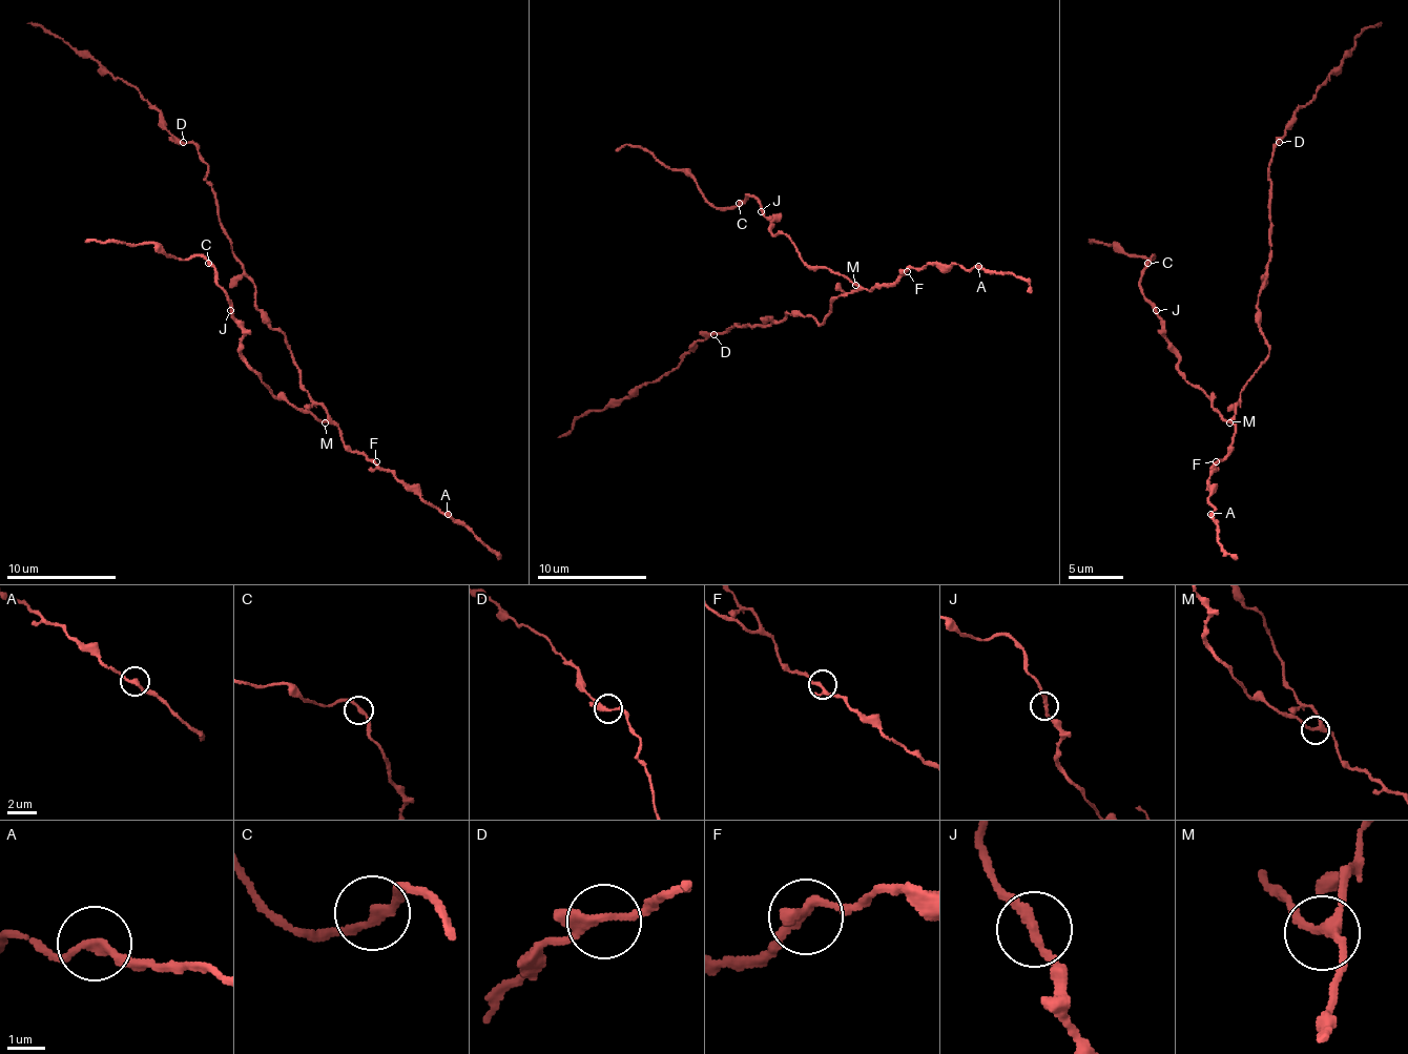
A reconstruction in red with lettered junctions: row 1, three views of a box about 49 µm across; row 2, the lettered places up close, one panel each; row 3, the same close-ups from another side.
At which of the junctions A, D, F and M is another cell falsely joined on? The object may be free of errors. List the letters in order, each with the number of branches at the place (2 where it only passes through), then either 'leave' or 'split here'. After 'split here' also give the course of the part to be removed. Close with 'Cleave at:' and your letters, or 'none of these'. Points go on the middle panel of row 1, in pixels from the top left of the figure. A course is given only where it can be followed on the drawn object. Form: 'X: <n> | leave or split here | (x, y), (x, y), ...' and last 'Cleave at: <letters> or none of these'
A: 2 | leave
D: 3 | leave
F: 3 | leave
M: 3 | split here | (854, 285), (810, 269), (752, 197), (713, 205), (681, 169), (628, 145), (615, 150)
Cleave at: M

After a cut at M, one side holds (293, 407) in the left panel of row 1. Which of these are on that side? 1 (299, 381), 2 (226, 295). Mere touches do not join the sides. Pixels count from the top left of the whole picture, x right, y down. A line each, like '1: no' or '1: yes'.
1: no
2: yes

